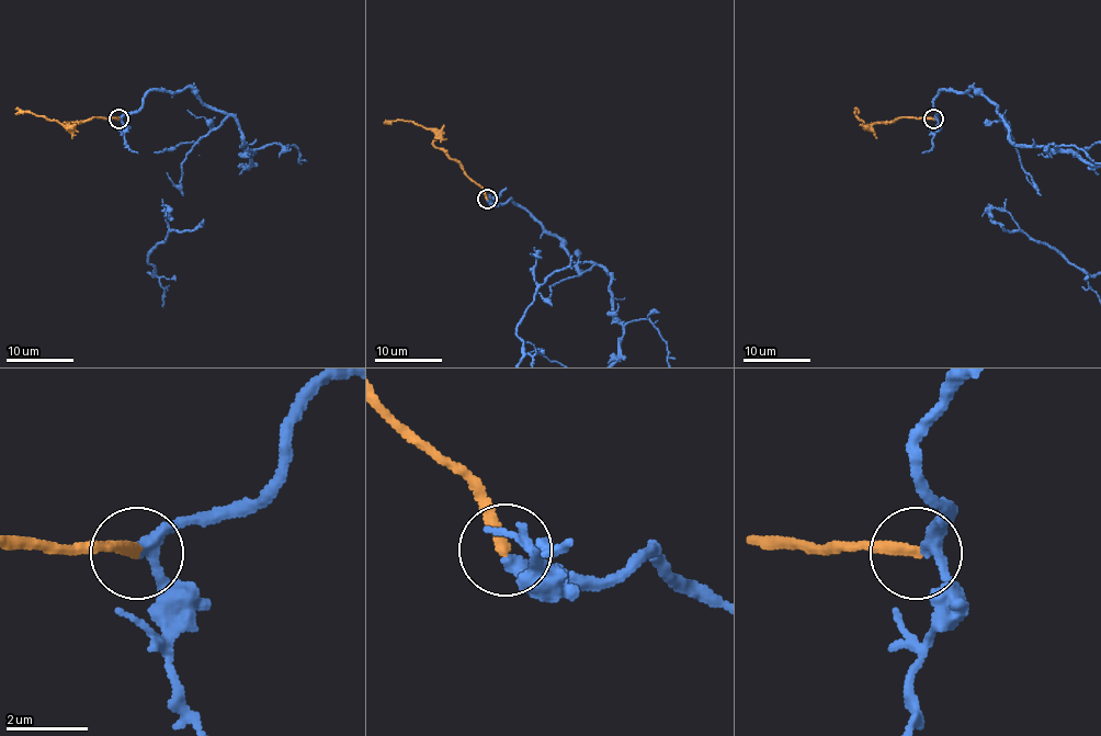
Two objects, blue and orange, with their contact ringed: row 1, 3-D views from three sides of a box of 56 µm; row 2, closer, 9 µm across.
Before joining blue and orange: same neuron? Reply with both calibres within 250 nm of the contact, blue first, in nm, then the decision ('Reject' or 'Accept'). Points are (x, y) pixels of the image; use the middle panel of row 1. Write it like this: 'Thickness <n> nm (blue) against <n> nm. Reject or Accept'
Thickness 280 nm (blue) against 280 nm. Accept

